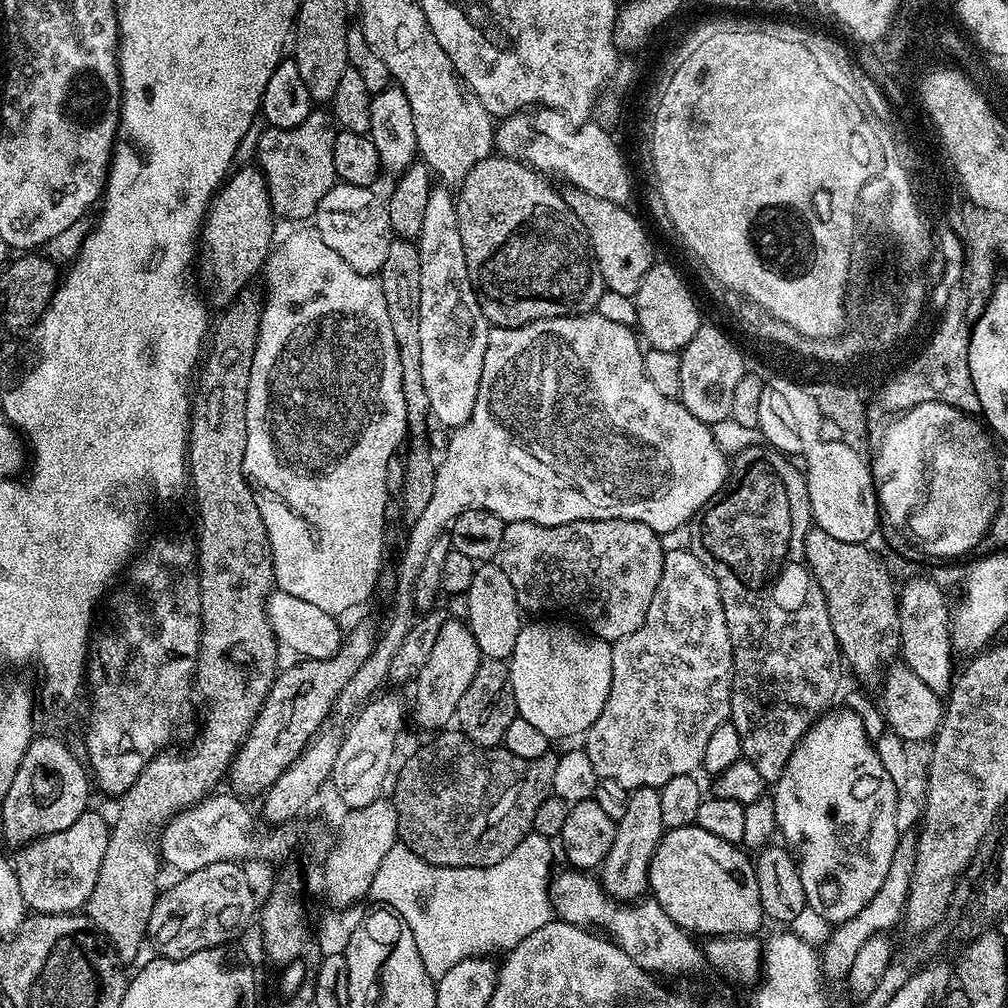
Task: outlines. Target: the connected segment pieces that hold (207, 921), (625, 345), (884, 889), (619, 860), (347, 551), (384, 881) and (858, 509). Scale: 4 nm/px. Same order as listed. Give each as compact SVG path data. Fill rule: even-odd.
M235 860L214 862L210 866L202 866L202 870L194 870L179 877L173 888L165 887L157 895L156 905L150 914L148 923L148 936L150 943L157 953L166 960L181 960L190 958L190 954L198 954L198 950L211 948L224 948L230 940L236 940L244 932L248 923L253 923L258 912L256 892L248 881L248 876Z
M599 311L585 312L582 316L559 316L549 320L539 320L538 322L530 322L521 328L493 327L489 331L486 358L482 362L482 378L478 386L478 398L474 402L474 410L468 421L447 437L447 448L442 452L444 461L440 460L436 465L434 491L430 504L422 517L409 527L406 548L398 566L394 616L388 630L385 634L383 631L379 637L369 658L358 668L353 678L350 678L350 682L343 687L342 694L339 695L334 705L338 714L339 712L349 713L348 715L355 713L383 687L383 685L381 686L382 682L389 679L390 664L392 664L394 655L398 653L398 649L405 641L406 634L416 621L416 586L423 563L426 562L435 539L451 527L452 519L458 514L462 514L466 510L486 510L506 522L517 520L518 522L534 522L542 526L562 526L579 520L633 520L650 526L657 534L665 534L685 527L705 505L715 501L721 495L724 485L728 483L729 457L716 444L715 434L709 425L694 418L694 414L690 414L690 410L686 410L686 406L680 403L679 399L663 396L658 390L658 386L654 386L654 382L650 382L650 378L646 378L642 344L637 335L634 332L634 335L632 334L632 331L633 329L629 325L610 322L610 318L600 315Z
M908 834L901 835L900 842L896 845L894 858L890 862L890 870L886 874L886 882L882 882L878 894L874 894L874 898L866 906L862 906L862 910L858 910L858 914L854 914L854 918L835 925L831 929L828 939L824 941L822 945L822 972L825 977L847 977L850 966L854 966L854 958L857 957L858 950L862 950L862 946L866 946L869 938L877 934L891 933L891 928L903 921L915 857L915 839L911 835L908 837Z
M634 788L629 791L626 814L616 821L614 842L610 854L606 854L598 869L598 879L604 891L617 902L636 902L649 891L648 871L654 858L654 850L664 837L662 822L662 798L658 788Z
M316 231L296 232L293 236L288 236L284 241L275 245L274 251L269 255L266 265L268 272L268 293L263 293L264 309L260 315L260 333L258 334L258 346L254 354L254 366L250 374L250 386L248 387L248 397L246 398L246 454L244 455L244 477L248 479L248 484L254 494L254 502L258 502L258 510L262 514L262 522L266 526L266 534L270 538L270 550L272 551L272 565L276 571L276 584L279 591L286 594L294 594L294 598L302 598L302 602L310 602L310 606L318 606L318 610L326 610L333 614L348 612L351 608L356 608L372 592L372 587L376 584L376 579L380 576L380 563L384 560L384 511L390 499L388 493L388 467L392 464L392 459L396 456L396 451L400 448L400 443L408 436L408 415L406 414L406 398L402 394L402 362L398 362L398 342L394 342L394 329L390 326L390 314L386 310L386 294L382 294L382 286L375 275L363 276L360 272L354 271L352 267L342 259L330 246L322 242L322 238Z
M529 834L525 840L518 842L502 862L494 862L481 868L436 868L430 862L418 858L414 850L397 842L386 850L386 858L378 866L378 874L374 874L374 882L370 882L368 896L376 899L377 905L391 908L397 916L403 918L406 926L414 934L414 942L418 946L418 954L422 954L422 966L426 966L426 974L435 982L446 974L452 966L471 956L492 954L495 948L511 950L522 938L530 938L534 930L542 930L554 918L554 900L550 895L550 877L552 868L553 841L546 836Z
M821 440L806 454L808 497L815 527L847 544L868 544L878 518L877 488L873 483L869 461L844 440Z

